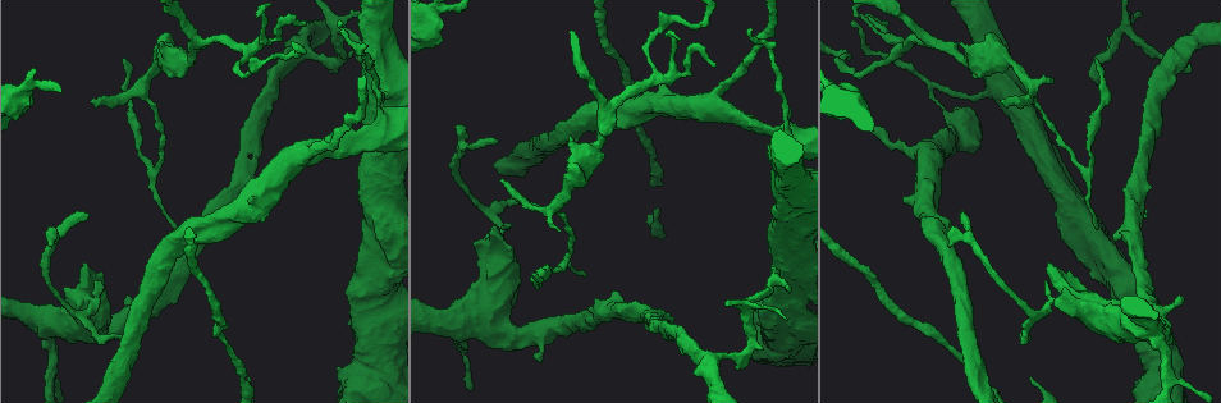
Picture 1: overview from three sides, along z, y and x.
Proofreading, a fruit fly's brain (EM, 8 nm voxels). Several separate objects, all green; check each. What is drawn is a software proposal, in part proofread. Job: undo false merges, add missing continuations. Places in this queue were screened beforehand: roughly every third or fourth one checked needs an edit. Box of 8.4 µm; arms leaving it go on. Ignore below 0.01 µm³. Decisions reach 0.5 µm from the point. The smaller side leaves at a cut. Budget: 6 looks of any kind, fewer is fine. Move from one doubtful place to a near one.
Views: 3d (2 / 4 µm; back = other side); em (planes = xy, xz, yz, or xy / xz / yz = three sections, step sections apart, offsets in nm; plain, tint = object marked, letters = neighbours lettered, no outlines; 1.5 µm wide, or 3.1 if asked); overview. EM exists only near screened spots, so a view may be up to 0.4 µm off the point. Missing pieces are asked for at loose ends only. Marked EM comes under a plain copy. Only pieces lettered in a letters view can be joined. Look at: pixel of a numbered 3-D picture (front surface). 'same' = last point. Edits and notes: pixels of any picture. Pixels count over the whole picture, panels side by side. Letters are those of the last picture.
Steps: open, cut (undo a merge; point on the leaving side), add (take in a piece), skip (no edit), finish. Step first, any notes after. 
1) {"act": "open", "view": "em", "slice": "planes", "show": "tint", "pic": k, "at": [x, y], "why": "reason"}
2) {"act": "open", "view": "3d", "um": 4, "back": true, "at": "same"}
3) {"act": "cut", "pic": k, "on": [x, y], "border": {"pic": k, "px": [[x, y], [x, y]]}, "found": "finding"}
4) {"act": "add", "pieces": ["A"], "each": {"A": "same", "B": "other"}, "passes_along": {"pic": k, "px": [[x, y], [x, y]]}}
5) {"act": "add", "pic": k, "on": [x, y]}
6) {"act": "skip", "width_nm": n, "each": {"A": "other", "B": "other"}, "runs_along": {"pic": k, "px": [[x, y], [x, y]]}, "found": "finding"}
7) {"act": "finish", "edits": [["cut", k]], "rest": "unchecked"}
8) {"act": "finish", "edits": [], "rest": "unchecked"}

{"act": "open", "view": "em", "slice": "planes", "show": "tint", "pic": 1, "at": [939, 88], "why": "three arms meet"}

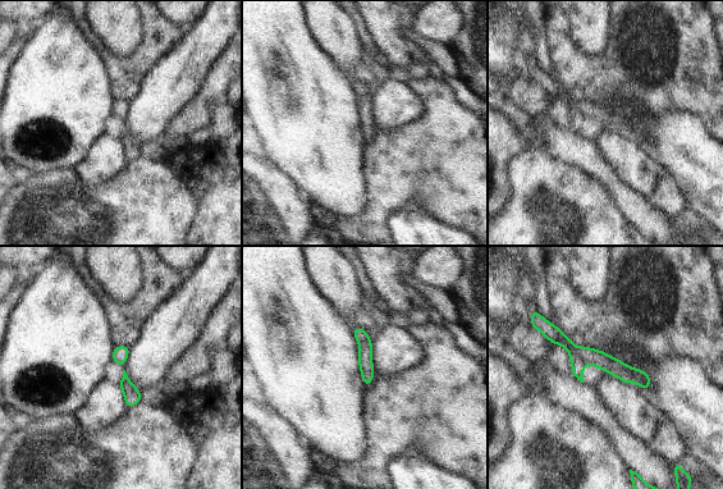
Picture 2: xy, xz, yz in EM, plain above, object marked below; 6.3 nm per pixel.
{"act": "open", "view": "em", "slice": "planes", "show": "letters", "at": "same"}

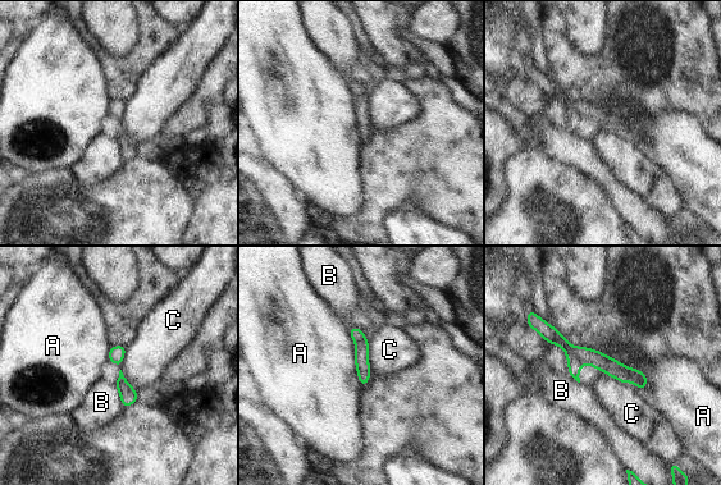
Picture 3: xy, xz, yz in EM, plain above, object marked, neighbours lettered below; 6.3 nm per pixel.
{"act": "cut", "pic": 3, "on": [574, 364], "each": {"A": "other", "B": "other", "C": "other"}, "border": {"pic": 3, "px": [[565, 349], [569, 349], [582, 362]]}, "found": "two cells meet here"}

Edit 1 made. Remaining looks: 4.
{"act": "open", "view": "3d", "um": 4, "pic": 1, "at": [1001, 101], "why": "thin end"}

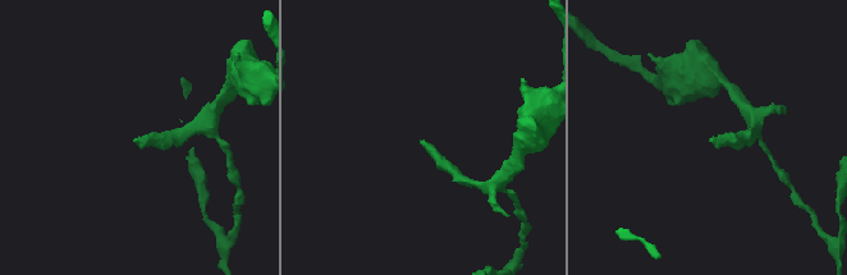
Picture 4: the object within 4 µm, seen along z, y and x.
{"act": "open", "view": "em", "slice": "planes", "show": "letters", "pic": 4, "at": [711, 138], "why": "need the tissue"}

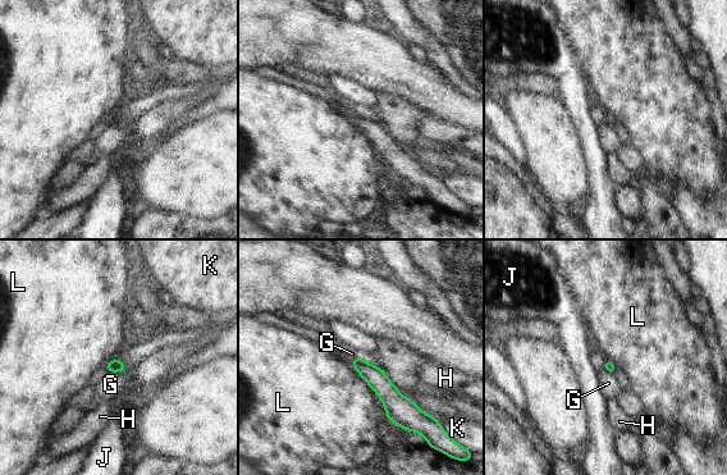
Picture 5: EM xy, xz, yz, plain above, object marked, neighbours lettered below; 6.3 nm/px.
{"act": "add", "pieces": ["G"], "each": {"G": "same", "H": "other", "J": "other", "K": "other", "L": "other"}, "passes_along": {"pic": 5, "px": [[114, 365], [114, 370], [110, 384]]}, "found": "the cell continues"}

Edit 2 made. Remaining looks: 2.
{"act": "open", "view": "em", "slice": "xz", "step": 8, "show": "tint", "pic": 1, "at": [497, 144], "why": "branch stops here"}

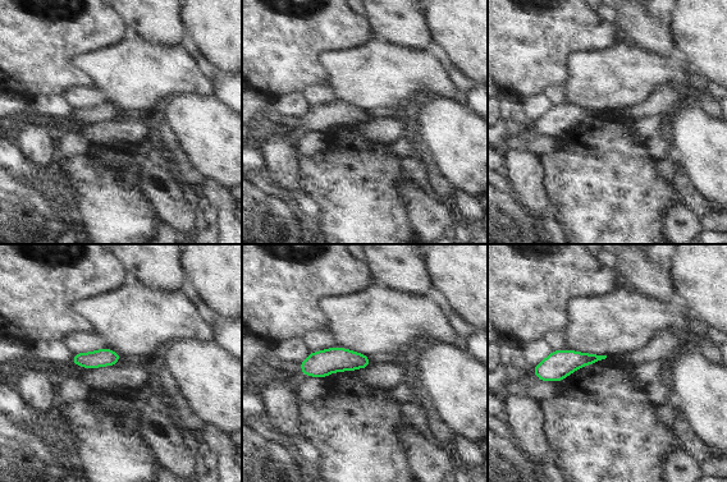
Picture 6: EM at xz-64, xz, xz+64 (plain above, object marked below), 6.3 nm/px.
{"act": "open", "view": "em", "slice": "planes", "show": "letters", "at": "same", "why": "another direction"}

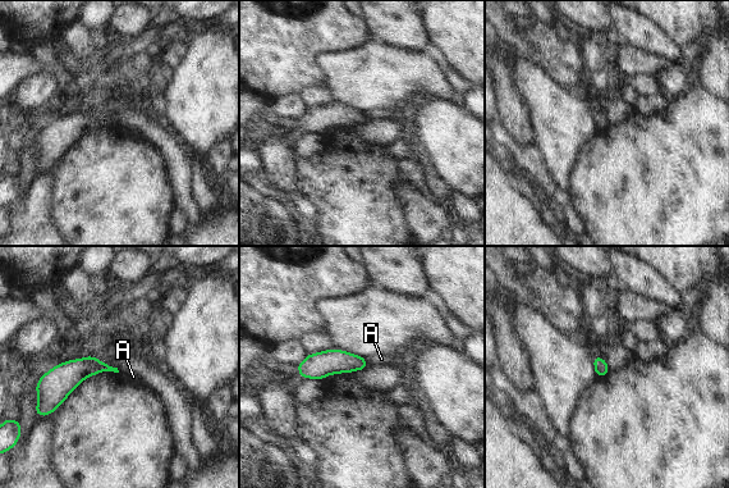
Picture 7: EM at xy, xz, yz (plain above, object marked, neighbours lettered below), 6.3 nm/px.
{"act": "skip", "longest_contact_nm": ["A", 50], "each": {"A": "other"}, "found": "none of them fits"}

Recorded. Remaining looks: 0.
{"act": "finish", "edits": [["cut", 3], ["add", 5]], "rest": "unchecked"}

